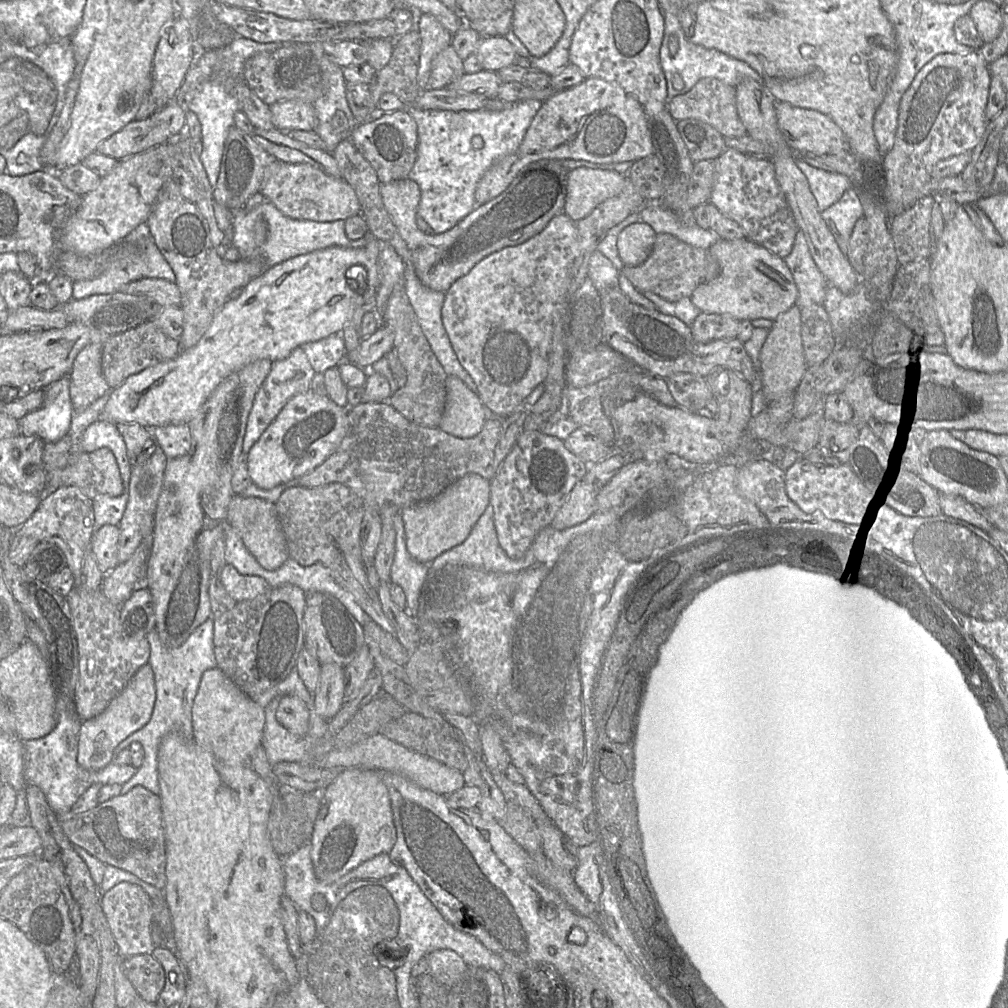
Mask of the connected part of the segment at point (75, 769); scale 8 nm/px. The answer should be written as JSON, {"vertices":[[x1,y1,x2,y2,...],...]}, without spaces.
{"vertices":[[57,694,55,717,56,726,48,735,23,741,23,775,27,784,35,784,43,791,48,804,58,816,70,811,79,797,93,784,124,785,136,774,137,769,132,764,118,765,113,761,96,771,82,768,77,762,82,720,78,716,75,702,72,704,66,694]]}

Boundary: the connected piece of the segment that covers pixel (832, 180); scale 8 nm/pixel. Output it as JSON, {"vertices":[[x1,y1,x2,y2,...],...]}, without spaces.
{"vertices":[[797,157,796,164,808,180,820,214,836,203,844,192,853,185,847,176,811,166,801,158]]}

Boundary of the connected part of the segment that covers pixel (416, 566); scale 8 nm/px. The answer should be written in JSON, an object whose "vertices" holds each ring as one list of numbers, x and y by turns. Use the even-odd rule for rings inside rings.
{"vertices":[[401,514,394,518,394,527,396,531,395,556,390,573,390,583,399,585,403,591,409,595,410,604,407,606,408,614,416,619,417,610,414,595,422,588,428,572,428,564,416,561,408,552,406,547,406,534,404,522]]}

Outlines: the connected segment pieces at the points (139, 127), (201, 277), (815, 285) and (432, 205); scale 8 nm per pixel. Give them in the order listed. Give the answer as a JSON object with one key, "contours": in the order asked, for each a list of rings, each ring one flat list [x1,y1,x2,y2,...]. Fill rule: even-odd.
{"contours":[[[173,101,147,119,130,122,119,132,104,140,97,147,96,152,117,160,123,160,159,145,174,142,183,135,185,129,186,112,176,101]],[[171,169,158,193,147,224,155,244,174,271,175,284,181,293,183,332,179,343,181,350,186,350,198,343,232,294,261,276,267,268,261,260,228,262,218,254,206,218,194,203,182,196,172,178]],[[798,229,792,250,784,261,798,289,795,305,799,309,814,304,823,305,829,283,817,268,801,229]],[[526,99,514,102,502,110,422,110,414,106,409,109,408,112,417,124,418,144,415,163,406,179,413,180,419,185,421,198,418,216,429,224,435,235,452,229,473,211,476,207,474,195,479,181,493,163,518,149,541,105,542,102,539,100],[474,136,482,137,482,148,473,148]]]}

